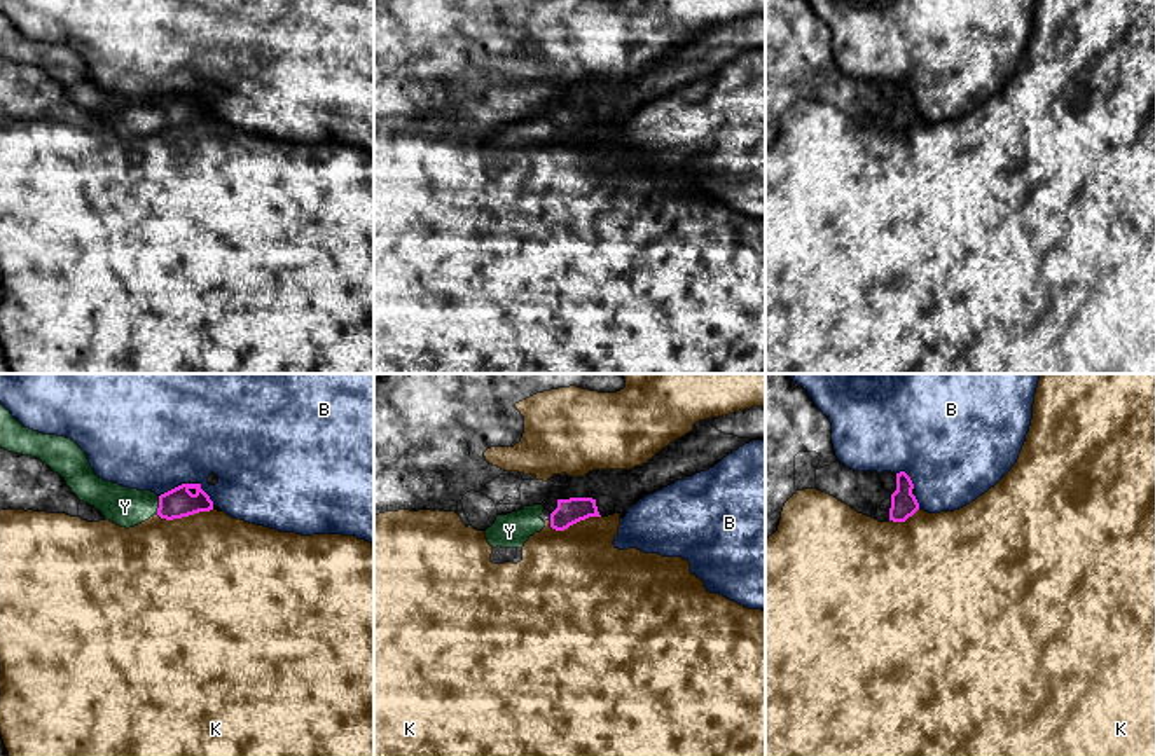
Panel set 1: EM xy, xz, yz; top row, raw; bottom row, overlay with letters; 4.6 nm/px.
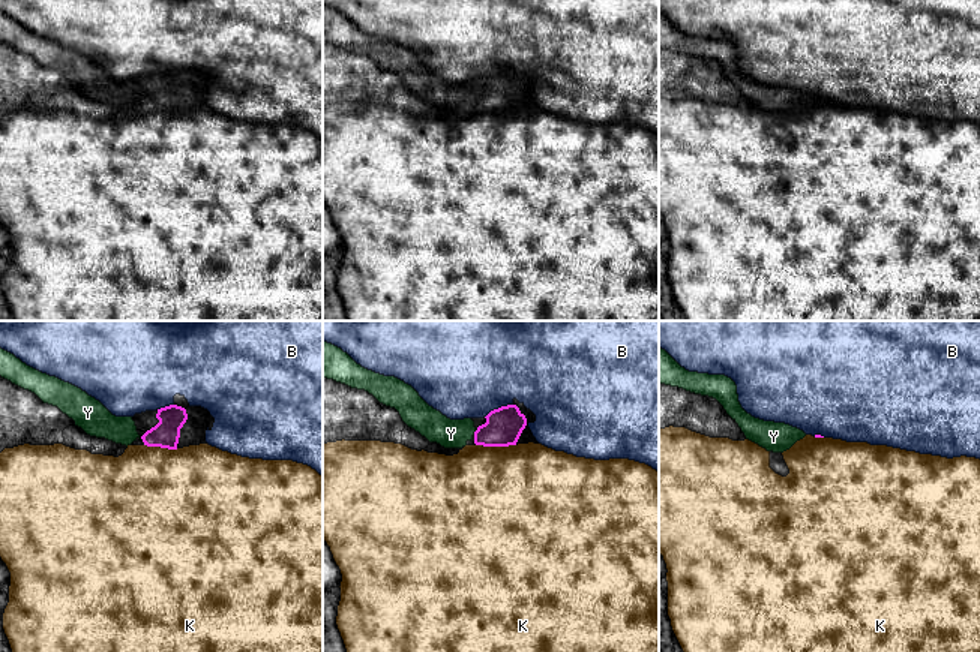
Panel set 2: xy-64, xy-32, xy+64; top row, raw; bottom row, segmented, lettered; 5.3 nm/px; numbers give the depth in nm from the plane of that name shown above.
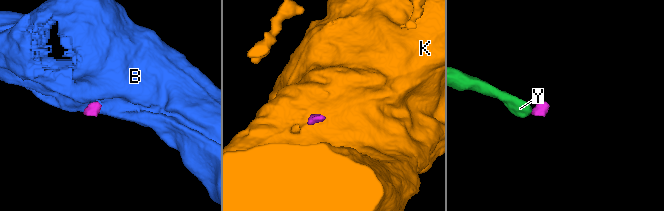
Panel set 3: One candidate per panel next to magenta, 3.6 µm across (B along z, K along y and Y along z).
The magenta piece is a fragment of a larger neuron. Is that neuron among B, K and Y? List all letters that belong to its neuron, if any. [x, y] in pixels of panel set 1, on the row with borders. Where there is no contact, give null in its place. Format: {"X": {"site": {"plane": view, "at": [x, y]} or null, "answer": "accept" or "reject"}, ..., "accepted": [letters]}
{"B": {"site": {"plane": "xy", "at": [189, 484]}, "answer": "reject"}, "K": {"site": {"plane": "xy", "at": [186, 515]}, "answer": "reject"}, "Y": {"site": {"plane": "xy", "at": [159, 505]}, "answer": "accept"}, "accepted": ["Y"]}

